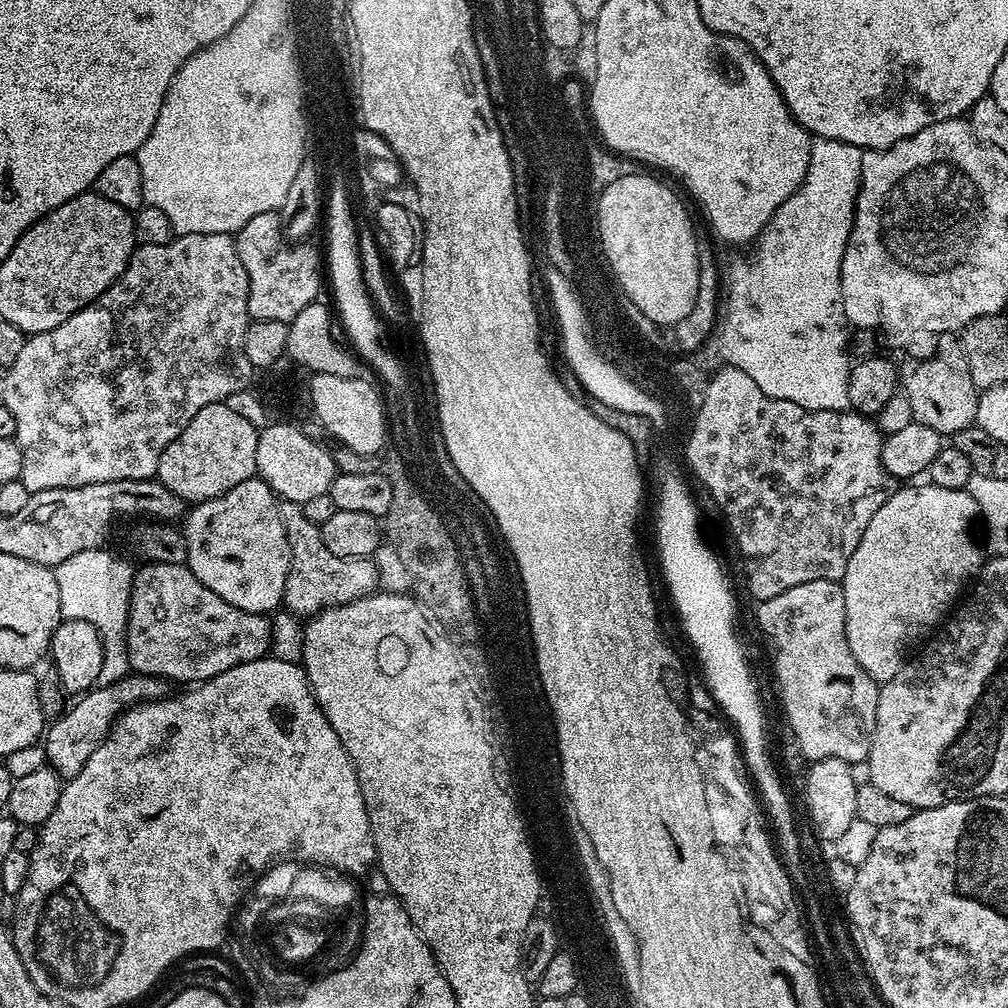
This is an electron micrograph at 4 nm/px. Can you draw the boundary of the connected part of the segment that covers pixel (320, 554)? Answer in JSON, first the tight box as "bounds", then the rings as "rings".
{"bounds":[280,502,380,618],"rings":[[[287,502],[280,504],[280,521],[284,524],[284,529],[288,535],[288,545],[292,548],[292,561],[290,570],[286,574],[286,590],[284,591],[283,607],[291,612],[293,616],[301,618],[311,618],[319,612],[324,612],[328,608],[337,608],[343,604],[349,604],[355,600],[360,600],[363,596],[371,596],[377,591],[380,583],[380,575],[376,569],[375,559],[358,557],[338,557],[327,549],[321,536],[321,529],[310,518],[306,518],[303,507],[298,504]]]}

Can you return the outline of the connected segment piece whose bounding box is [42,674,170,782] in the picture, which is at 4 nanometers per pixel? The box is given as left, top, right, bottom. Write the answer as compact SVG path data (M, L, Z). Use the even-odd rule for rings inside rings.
M129 674L123 676L117 684L101 684L83 693L77 699L80 701L73 708L71 705L62 715L53 719L43 733L42 744L44 740L47 767L53 768L59 774L61 781L73 780L78 770L86 766L86 758L90 758L90 754L94 754L94 750L98 750L101 742L108 737L109 728L115 724L121 712L133 708L135 704L142 704L145 700L161 699L169 695L169 692L169 681L161 677Z

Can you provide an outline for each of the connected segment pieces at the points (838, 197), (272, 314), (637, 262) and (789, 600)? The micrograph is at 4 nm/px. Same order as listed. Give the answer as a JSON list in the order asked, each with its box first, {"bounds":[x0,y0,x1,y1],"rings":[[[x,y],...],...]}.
[{"bounds":[718,140,862,412],"rings":[[[812,140],[810,150],[810,162],[806,170],[806,178],[782,202],[782,206],[772,215],[770,222],[760,231],[754,241],[752,253],[748,260],[736,264],[732,268],[732,281],[727,281],[726,295],[722,300],[722,319],[718,324],[718,340],[720,336],[720,356],[729,368],[742,370],[742,374],[750,374],[754,382],[770,398],[778,398],[786,402],[794,402],[794,406],[802,406],[807,412],[842,412],[848,408],[848,369],[850,367],[849,335],[850,325],[844,313],[844,303],[840,293],[840,271],[842,270],[842,258],[848,245],[848,239],[852,233],[852,219],[856,216],[856,199],[860,193],[860,179],[862,178],[862,150],[853,144],[847,144],[841,140]]]},{"bounds":[234,211,322,324],"rings":[[[279,211],[258,214],[246,222],[234,236],[238,256],[242,258],[242,264],[246,266],[248,281],[250,282],[250,294],[248,295],[248,315],[252,320],[265,320],[266,322],[282,322],[291,324],[306,306],[317,303],[320,292],[320,272],[322,276],[322,256],[311,248],[311,243],[292,243],[286,239],[286,224]]]},{"bounds":[600,171,698,326],"rings":[[[643,171],[631,179],[620,180],[605,193],[600,212],[601,228],[604,233],[604,243],[612,264],[619,272],[624,287],[632,294],[632,298],[640,304],[646,314],[647,323],[668,324],[675,326],[694,310],[694,302],[698,298],[698,235],[692,229],[692,220],[684,209],[684,204],[663,184],[652,176],[646,176]]]},{"bounds":[755,580,881,765],"rings":[[[835,580],[802,582],[802,586],[790,586],[786,594],[761,600],[755,607],[761,630],[776,647],[774,680],[778,685],[778,699],[783,704],[805,761],[842,758],[842,762],[847,764],[863,765],[872,749],[881,685],[872,680],[866,670],[862,670],[858,658],[854,658],[850,650],[850,642],[846,638],[846,598],[843,587]]]}]

